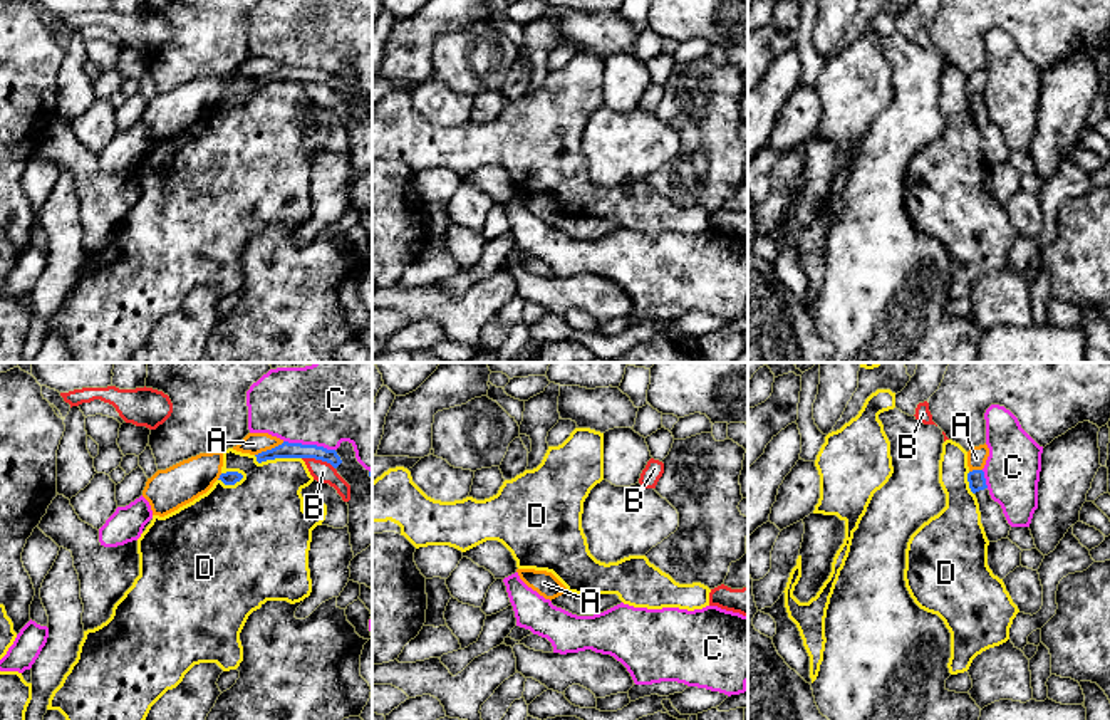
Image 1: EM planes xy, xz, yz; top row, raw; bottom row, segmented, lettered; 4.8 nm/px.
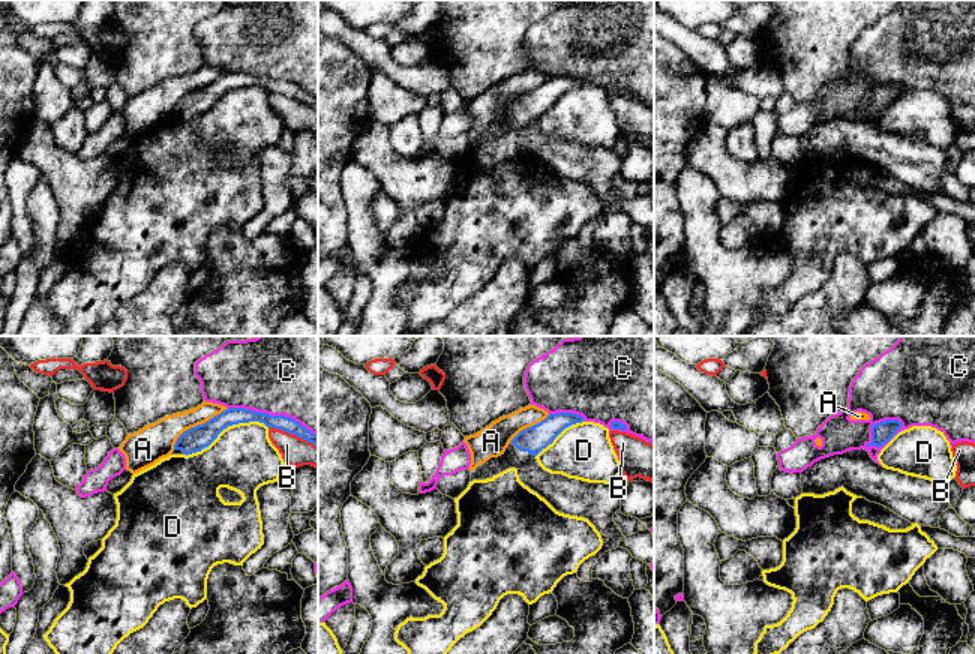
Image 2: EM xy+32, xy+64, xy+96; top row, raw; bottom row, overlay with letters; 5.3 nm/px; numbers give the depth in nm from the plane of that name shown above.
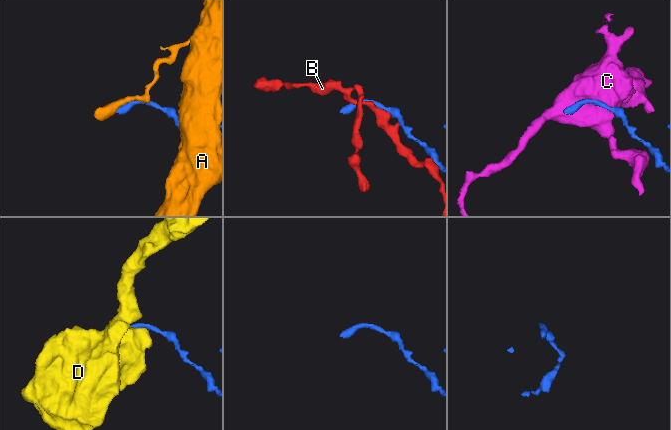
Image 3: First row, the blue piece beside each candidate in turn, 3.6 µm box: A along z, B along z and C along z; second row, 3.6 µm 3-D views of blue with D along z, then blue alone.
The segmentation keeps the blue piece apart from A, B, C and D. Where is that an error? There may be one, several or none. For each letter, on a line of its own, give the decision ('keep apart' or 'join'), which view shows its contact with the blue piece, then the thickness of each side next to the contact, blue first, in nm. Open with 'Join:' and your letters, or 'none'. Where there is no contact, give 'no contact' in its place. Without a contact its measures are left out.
Join: none
A: keep apart | xy | 80/110 nm
B: keep apart | xy | 80/100 nm
C: keep apart | xy | 80/400 nm
D: keep apart | xy | 80/360 nm

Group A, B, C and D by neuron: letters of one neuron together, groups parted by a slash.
A / B / C / D

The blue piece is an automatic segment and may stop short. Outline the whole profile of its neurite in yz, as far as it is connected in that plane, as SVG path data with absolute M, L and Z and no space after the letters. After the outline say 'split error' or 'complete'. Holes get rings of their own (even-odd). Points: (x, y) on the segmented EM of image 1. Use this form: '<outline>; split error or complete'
M973 470L967 473L971 492L976 495L981 512L981 524L989 542L1008 539L1011 525L1008 524L1003 509L989 495L984 472Z; split error

